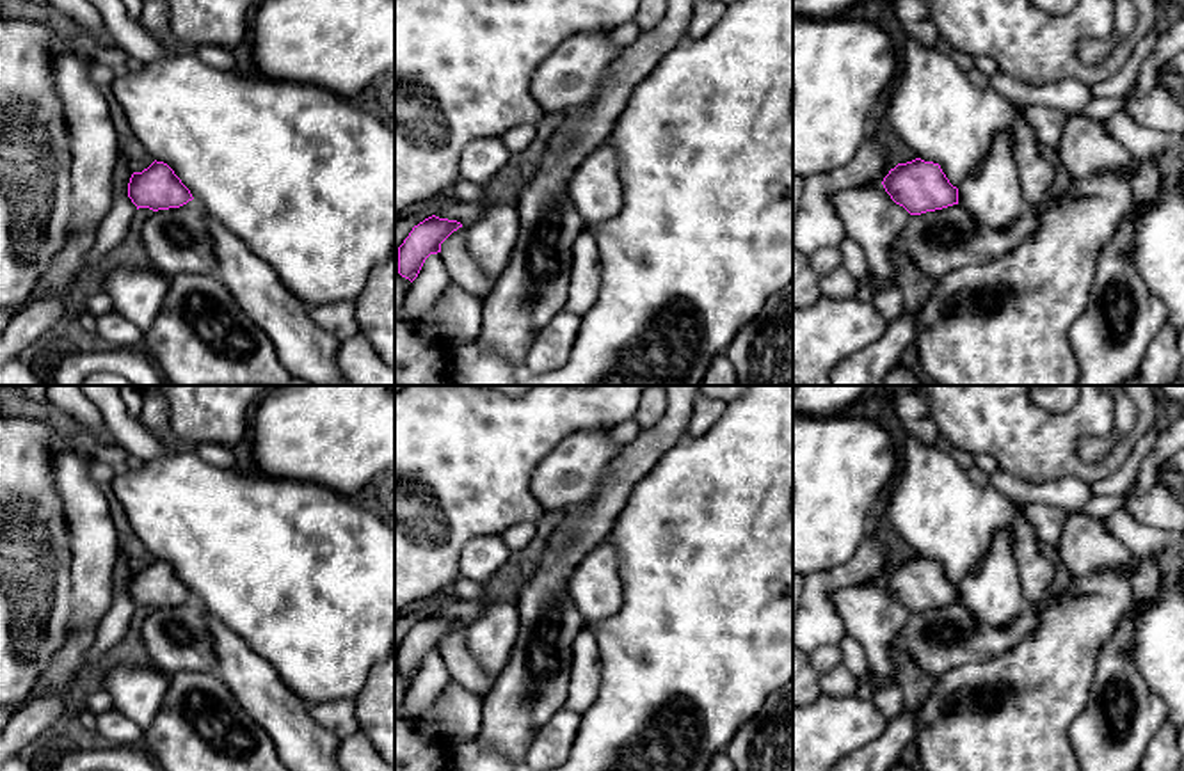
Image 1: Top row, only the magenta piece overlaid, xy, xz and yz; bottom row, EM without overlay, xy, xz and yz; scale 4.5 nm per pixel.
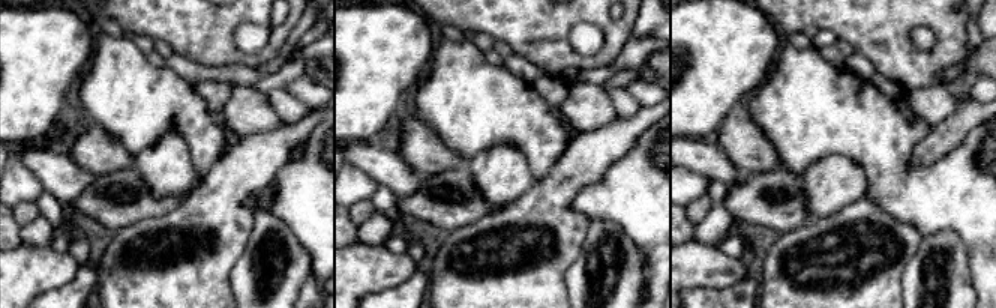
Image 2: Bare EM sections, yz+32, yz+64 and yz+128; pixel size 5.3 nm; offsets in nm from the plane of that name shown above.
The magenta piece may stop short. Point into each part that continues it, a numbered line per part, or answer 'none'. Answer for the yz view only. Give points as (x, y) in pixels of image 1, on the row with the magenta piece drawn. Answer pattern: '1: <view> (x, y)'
1: yz (939, 242)

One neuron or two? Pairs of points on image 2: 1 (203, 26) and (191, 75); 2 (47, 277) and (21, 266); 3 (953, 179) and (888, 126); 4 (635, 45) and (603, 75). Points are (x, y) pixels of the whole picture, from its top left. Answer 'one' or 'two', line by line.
1: two
2: one
3: one
4: one

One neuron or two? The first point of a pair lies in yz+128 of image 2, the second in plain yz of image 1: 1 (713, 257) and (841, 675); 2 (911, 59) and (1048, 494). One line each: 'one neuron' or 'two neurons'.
1: two neurons
2: two neurons

